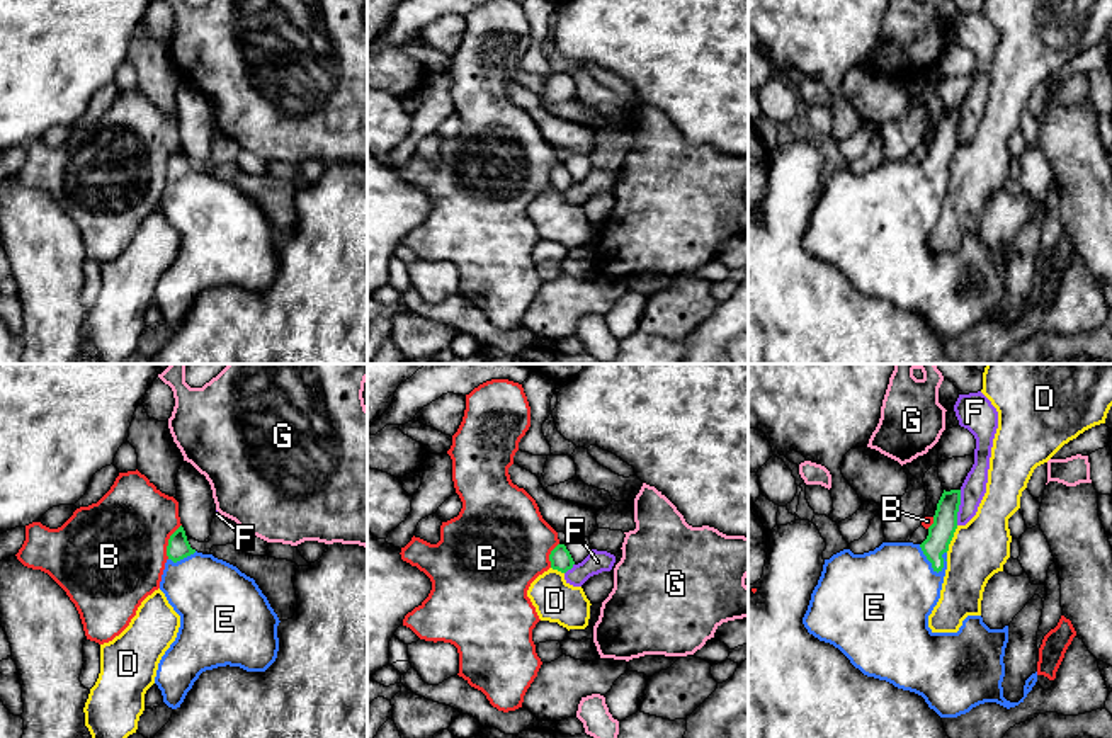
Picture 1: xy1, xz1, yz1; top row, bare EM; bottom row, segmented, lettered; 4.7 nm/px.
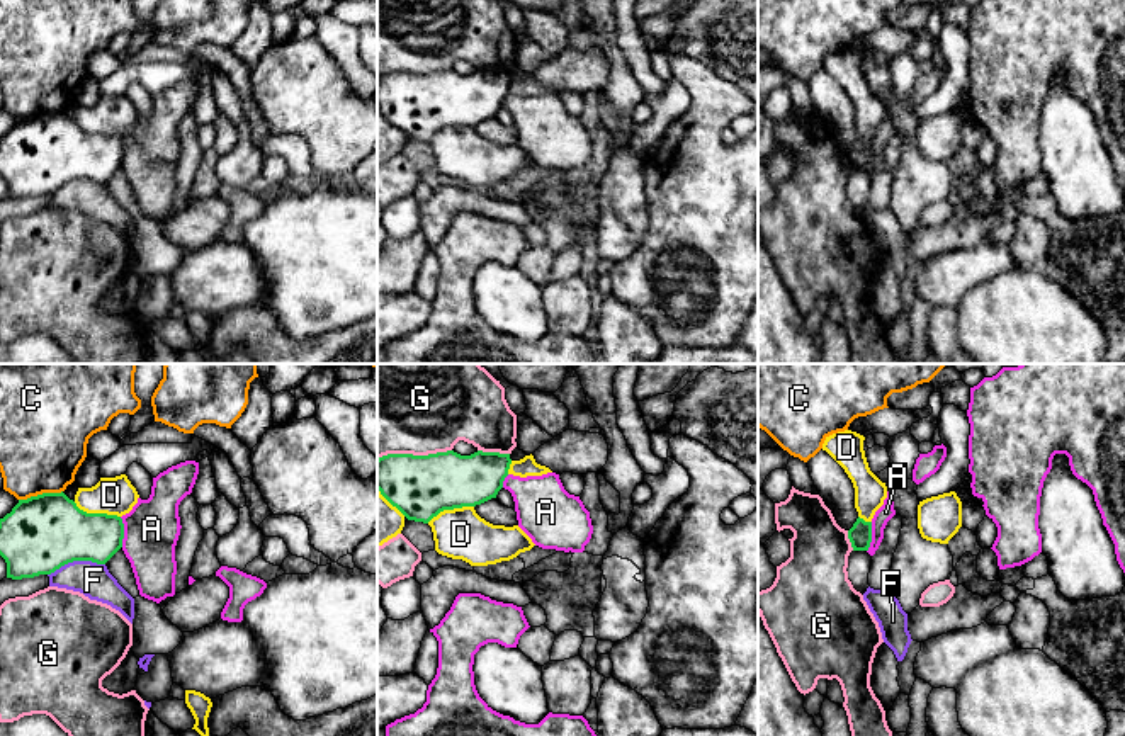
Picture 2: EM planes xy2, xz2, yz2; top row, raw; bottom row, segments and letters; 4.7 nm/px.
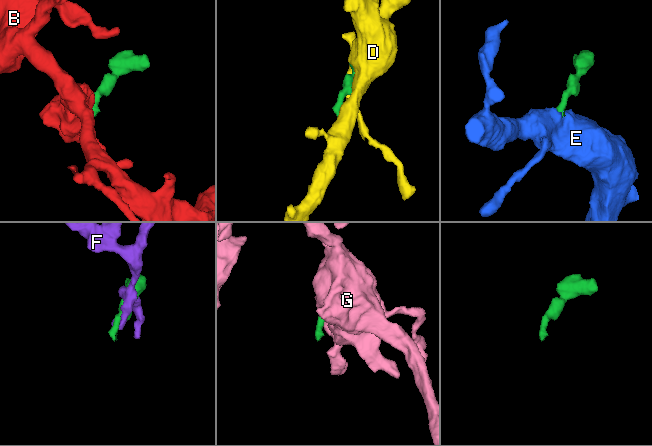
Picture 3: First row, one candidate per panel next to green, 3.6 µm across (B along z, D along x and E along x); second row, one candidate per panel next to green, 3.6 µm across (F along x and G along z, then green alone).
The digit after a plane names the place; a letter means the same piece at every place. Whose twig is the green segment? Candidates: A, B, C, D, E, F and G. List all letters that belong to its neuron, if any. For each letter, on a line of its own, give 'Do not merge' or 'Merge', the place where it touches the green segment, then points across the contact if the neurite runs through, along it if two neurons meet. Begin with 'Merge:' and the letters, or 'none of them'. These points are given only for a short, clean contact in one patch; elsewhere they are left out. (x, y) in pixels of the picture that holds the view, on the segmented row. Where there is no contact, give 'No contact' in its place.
Merge: E
A: Do not merge. Touches green at xy2 (123, 532). Boundary: xy2 (119, 517), (123, 524), (123, 546)
B: Do not merge. Touches green at xy1 (169, 541). Boundary: xy1 (181, 524), (169, 539), (167, 558)
C: Do not merge. Touches green at xy2 (39, 495). Boundary: xy2 (62, 490), (19, 500)
D: Do not merge. Touches green at xy2 (97, 514)
E: Merge. Touches green at yz1 (927, 558). Path across: yz1 (941, 533), (927, 558), (888, 594)
F: Do not merge. Touches green at xy2 (75, 560)
G: Do not merge. Touches green at xz2 (412, 454)

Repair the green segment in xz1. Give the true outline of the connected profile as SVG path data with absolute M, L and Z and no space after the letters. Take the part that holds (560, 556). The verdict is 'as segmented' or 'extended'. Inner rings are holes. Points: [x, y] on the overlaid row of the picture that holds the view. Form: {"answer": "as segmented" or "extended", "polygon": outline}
{"answer": "as segmented", "polygon": "M558 544L549 554L551 568L566 573L575 561L565 544Z"}

